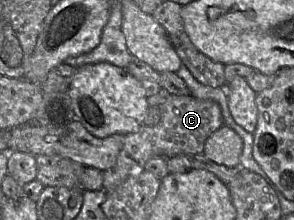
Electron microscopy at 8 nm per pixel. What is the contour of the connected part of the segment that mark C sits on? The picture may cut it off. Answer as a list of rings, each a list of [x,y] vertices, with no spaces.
[[[169,95],[158,108],[161,117],[156,125],[144,125],[138,132],[124,135],[116,165],[103,171],[105,193],[113,191],[129,176],[145,170],[144,165],[151,158],[203,154],[207,139],[224,125],[221,107],[213,100],[202,100],[192,95]]]

